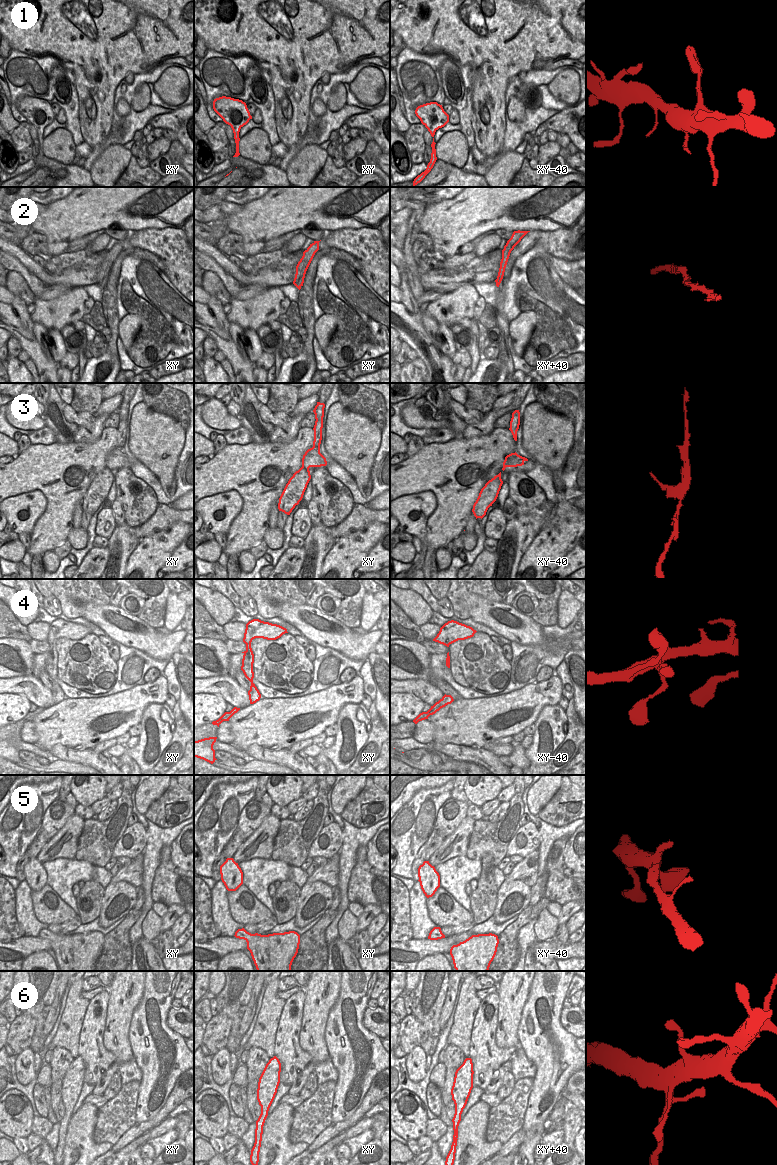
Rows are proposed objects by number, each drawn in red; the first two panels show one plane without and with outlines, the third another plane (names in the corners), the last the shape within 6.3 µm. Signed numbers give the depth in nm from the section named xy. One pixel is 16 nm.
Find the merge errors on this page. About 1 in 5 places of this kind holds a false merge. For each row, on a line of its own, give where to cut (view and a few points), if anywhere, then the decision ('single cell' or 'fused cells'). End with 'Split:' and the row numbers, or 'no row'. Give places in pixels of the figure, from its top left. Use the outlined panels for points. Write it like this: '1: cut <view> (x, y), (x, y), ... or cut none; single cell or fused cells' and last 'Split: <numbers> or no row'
1: cut none; single cell
2: cut none; single cell
3: cut xy (301, 499), (293, 497), (290, 501); fused cells
4: cut none; single cell
5: cut none; single cell
6: cut xy+40 (453, 1117), (455, 1120), (460, 1119); fused cells
Split: 3, 6

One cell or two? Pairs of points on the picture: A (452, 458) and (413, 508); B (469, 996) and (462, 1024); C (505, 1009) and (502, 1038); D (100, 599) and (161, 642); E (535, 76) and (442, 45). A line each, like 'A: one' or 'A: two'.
A: two
B: one
C: one
D: two
E: two

